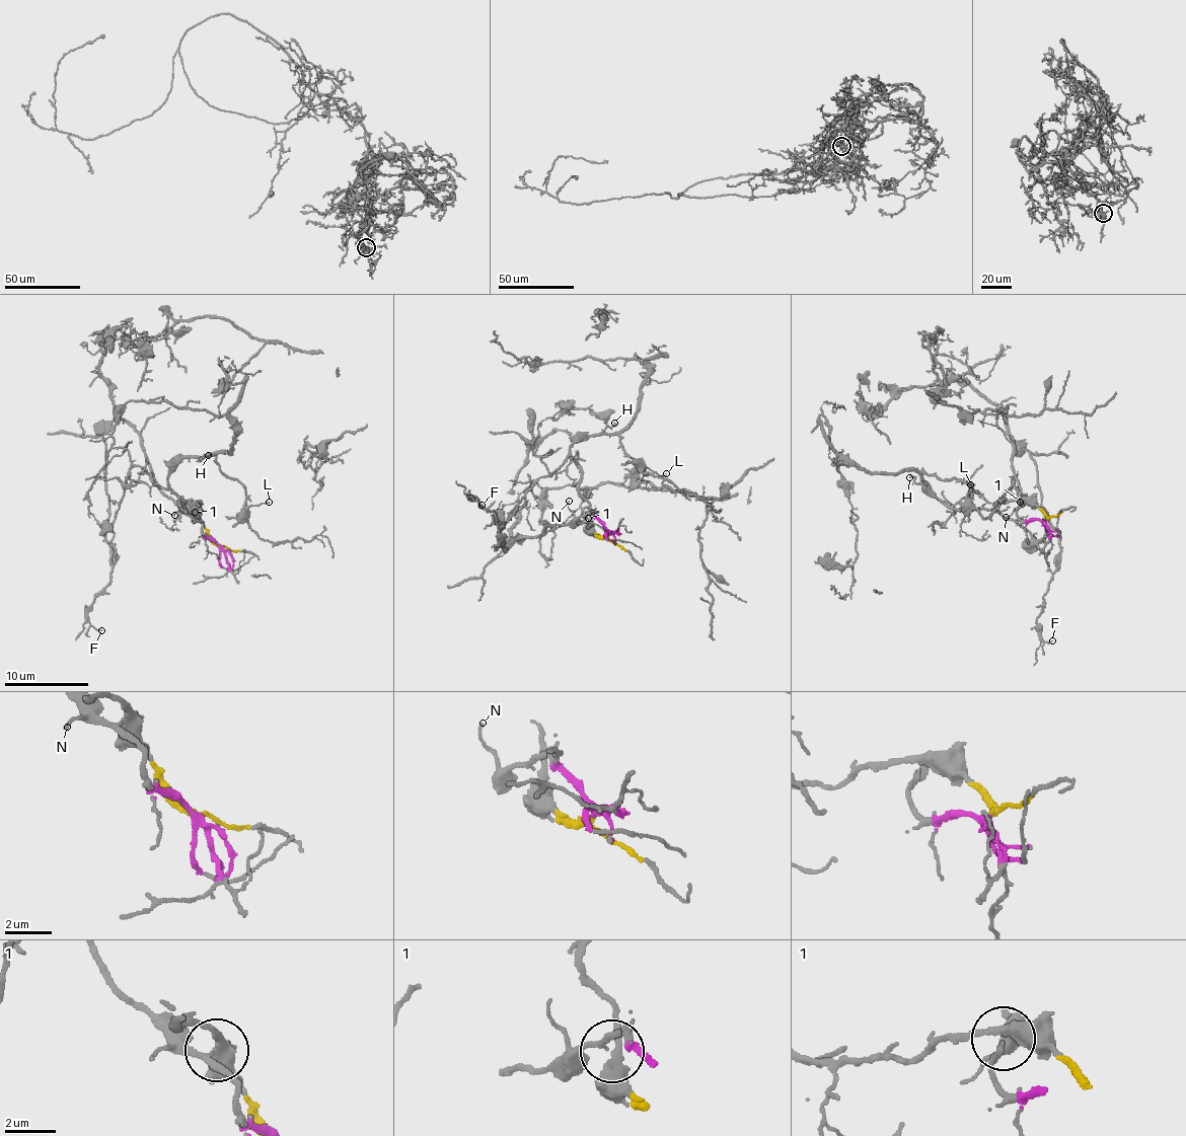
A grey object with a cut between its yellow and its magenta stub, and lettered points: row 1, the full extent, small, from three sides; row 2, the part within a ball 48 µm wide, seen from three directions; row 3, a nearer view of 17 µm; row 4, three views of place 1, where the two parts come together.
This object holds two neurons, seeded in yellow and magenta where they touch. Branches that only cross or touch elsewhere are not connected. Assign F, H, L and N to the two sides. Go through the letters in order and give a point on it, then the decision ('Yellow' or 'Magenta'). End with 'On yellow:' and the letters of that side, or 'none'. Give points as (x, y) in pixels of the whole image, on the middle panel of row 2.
F: Place: (482, 505). Magenta
H: Place: (614, 423). Yellow
L: Place: (666, 473). Yellow
N: Place: (569, 501). Magenta
On yellow: H, L

